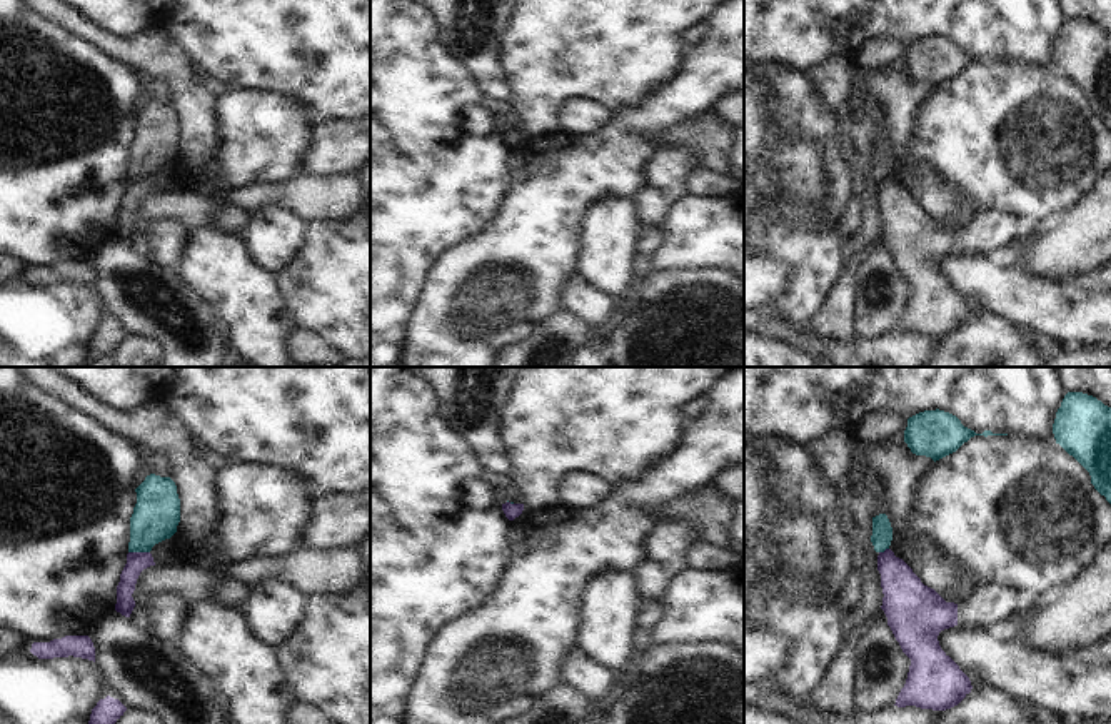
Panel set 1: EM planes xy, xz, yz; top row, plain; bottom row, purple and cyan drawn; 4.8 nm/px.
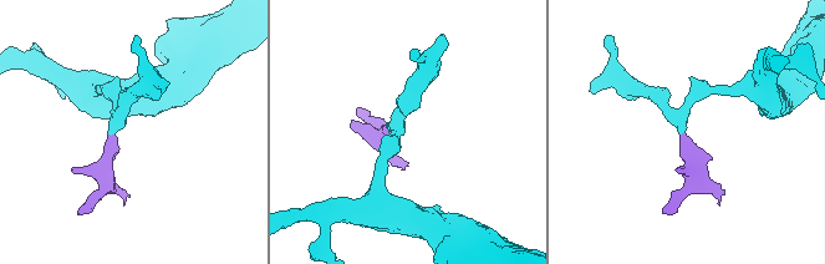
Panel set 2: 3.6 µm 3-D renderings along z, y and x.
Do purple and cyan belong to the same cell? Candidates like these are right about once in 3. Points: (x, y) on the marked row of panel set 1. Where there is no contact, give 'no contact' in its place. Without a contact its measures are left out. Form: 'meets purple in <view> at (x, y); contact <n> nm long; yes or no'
meets purple in xy at (139, 553); contact 100 nm long; no

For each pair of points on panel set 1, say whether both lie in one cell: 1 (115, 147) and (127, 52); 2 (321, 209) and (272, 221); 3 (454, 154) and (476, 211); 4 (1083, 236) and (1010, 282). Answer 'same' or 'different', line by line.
1: different
2: different
3: same
4: different

